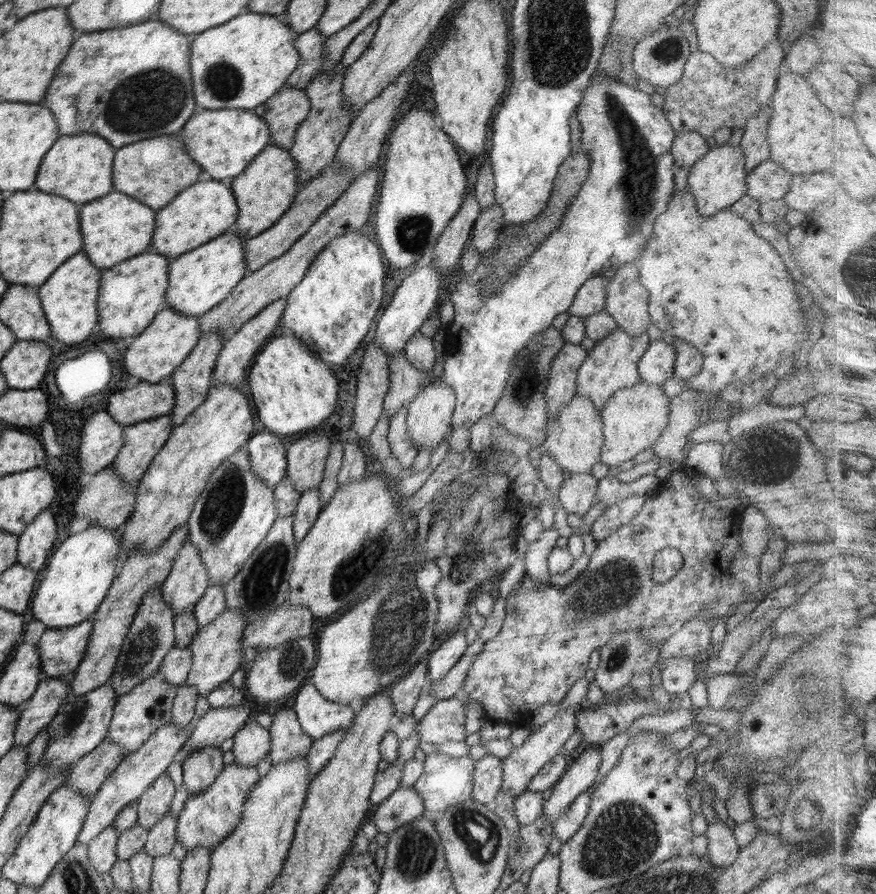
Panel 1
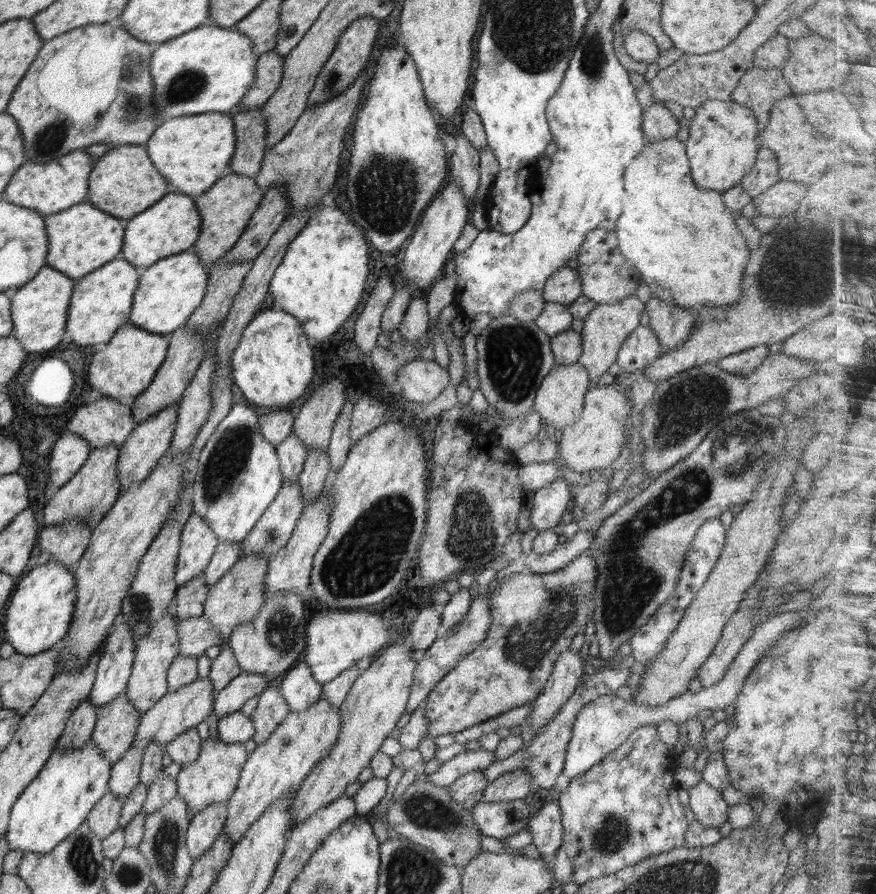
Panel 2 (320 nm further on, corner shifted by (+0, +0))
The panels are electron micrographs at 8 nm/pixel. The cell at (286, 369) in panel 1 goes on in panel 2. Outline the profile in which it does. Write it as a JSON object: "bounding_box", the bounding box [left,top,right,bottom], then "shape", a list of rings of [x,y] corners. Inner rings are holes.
{"bounding_box":[231,302,314,411],"shape":[[[268,302],[252,317],[233,352],[231,358],[232,381],[240,388],[250,403],[258,407],[268,408],[271,411],[286,410],[288,405],[306,394],[308,385],[312,382],[314,376],[312,346],[312,341],[304,334],[294,315],[288,314],[285,310],[278,310],[278,307],[274,307]]]}

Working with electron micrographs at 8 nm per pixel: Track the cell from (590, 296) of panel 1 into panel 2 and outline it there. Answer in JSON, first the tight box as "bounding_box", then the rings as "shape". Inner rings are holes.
{"bounding_box":[541,266,583,306],"shape":[[[568,266],[554,271],[554,274],[546,279],[541,293],[545,301],[568,306],[583,294],[578,271]]]}

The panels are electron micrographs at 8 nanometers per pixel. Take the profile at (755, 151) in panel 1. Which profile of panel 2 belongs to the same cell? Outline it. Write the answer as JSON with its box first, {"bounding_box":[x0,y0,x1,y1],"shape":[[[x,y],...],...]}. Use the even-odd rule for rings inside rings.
{"bounding_box":[731,66,790,132],"shape":[[[752,66],[737,84],[731,100],[747,106],[757,120],[759,132],[766,128],[772,105],[777,100],[790,96],[790,86],[786,84],[779,68]]]}

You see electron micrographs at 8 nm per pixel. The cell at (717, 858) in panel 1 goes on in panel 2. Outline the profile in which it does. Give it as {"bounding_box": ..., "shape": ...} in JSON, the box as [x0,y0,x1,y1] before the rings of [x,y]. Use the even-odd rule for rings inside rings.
{"bounding_box":[689,780,730,829],"shape":[[[702,780],[689,789],[689,807],[693,810],[698,822],[708,828],[719,829],[727,821],[728,809],[730,806],[722,799],[721,792]]]}

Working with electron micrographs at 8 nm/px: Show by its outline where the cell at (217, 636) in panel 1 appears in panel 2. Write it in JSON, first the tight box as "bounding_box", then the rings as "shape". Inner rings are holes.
{"bounding_box":[203,556,267,645],"shape":[[[262,556],[240,557],[234,566],[227,570],[214,586],[209,588],[204,602],[203,614],[216,627],[221,638],[221,645],[229,639],[233,628],[241,622],[250,622],[258,614],[265,601],[265,576],[267,573],[267,558]]]}

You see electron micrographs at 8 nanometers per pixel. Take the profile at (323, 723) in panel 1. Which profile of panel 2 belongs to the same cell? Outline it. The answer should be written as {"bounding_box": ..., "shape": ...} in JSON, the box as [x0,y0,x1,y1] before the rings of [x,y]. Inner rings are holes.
{"bounding_box":[278,660,324,711],"shape":[[[304,660],[286,671],[278,689],[286,699],[290,711],[305,711],[322,697],[324,686],[313,678],[310,667]]]}

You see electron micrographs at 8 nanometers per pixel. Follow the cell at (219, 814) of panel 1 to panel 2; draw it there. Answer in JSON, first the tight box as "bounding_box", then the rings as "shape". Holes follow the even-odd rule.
{"bounding_box":[175,739,249,812],"shape":[[[201,739],[200,754],[194,762],[180,767],[175,778],[177,795],[192,808],[194,812],[204,810],[213,802],[226,803],[236,790],[240,778],[240,771],[247,761],[249,753],[243,743],[227,743],[226,741]]]}

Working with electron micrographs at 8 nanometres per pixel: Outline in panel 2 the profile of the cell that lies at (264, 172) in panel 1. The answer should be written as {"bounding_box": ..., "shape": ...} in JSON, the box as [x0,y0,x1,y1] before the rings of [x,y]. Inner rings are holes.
{"bounding_box":[190,172,264,270],"shape":[[[228,172],[225,176],[221,176],[206,193],[194,198],[201,216],[201,225],[198,240],[190,249],[199,256],[206,269],[209,270],[215,262],[228,254],[264,195],[264,191],[256,184],[255,177]]]}

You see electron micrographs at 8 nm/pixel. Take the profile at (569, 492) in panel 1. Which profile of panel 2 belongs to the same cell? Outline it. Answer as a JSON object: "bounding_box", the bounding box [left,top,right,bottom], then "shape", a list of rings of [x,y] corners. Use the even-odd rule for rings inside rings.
{"bounding_box":[530,478,570,532],"shape":[[[564,478],[539,488],[535,492],[530,514],[532,526],[542,532],[562,524],[562,514],[570,502],[570,492],[570,484]]]}

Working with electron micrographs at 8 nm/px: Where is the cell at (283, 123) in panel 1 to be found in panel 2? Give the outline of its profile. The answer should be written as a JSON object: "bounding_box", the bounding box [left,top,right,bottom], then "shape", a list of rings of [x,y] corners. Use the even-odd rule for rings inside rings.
{"bounding_box":[228,107,265,177],"shape":[[[261,107],[241,110],[233,117],[235,149],[229,160],[228,172],[255,177],[260,173],[265,155],[265,118]]]}

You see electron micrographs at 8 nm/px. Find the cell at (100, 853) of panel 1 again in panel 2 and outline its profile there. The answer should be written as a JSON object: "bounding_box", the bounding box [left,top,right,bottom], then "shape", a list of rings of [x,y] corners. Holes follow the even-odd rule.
{"bounding_box":[86,789,123,840],"shape":[[[108,789],[107,793],[88,813],[86,821],[100,840],[108,838],[115,831],[115,828],[120,826],[122,807],[123,802],[120,798]]]}

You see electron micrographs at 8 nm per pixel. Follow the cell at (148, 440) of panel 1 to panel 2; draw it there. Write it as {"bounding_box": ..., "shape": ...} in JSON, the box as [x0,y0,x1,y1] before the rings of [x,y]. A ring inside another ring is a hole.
{"bounding_box":[43,445,122,531],"shape":[[[106,445],[100,449],[94,448],[84,462],[84,466],[68,480],[63,487],[52,489],[44,506],[43,526],[63,524],[81,518],[93,531],[104,515],[111,509],[116,499],[122,494],[118,485],[118,455],[122,445]]]}

